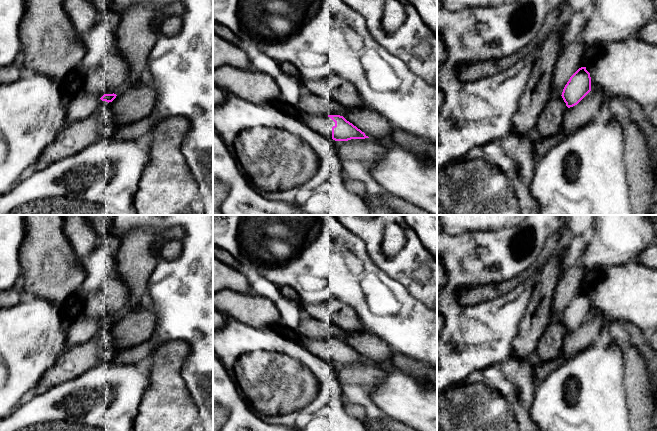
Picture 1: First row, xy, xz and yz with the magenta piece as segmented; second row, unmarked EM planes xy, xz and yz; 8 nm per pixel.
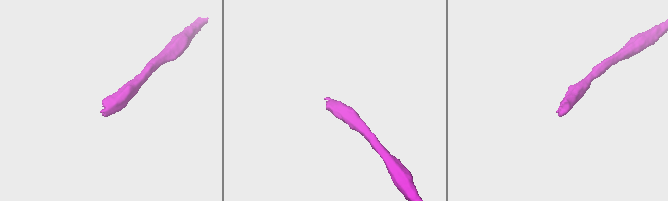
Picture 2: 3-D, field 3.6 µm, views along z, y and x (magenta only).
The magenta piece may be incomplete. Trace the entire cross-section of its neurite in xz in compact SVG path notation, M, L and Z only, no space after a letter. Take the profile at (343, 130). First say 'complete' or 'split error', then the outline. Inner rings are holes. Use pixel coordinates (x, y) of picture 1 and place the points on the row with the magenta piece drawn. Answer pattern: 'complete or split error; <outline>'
split error; M301 112L300 120L317 133L335 141L369 138L364 132L340 115L321 116Z

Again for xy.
split error; M81 91L75 97L69 99L66 105L65 122L70 124L74 121L82 120L94 114L100 107L112 102L116 98L116 94L90 94Z

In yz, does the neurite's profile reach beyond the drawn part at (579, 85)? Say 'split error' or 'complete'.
complete

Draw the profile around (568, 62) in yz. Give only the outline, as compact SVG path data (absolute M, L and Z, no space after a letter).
M582 39L561 48L553 72L552 97L561 96L570 77L582 67L581 59L586 48Z

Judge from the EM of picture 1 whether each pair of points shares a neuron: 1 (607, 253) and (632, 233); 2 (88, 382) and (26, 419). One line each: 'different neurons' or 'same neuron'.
1: same neuron
2: same neuron

